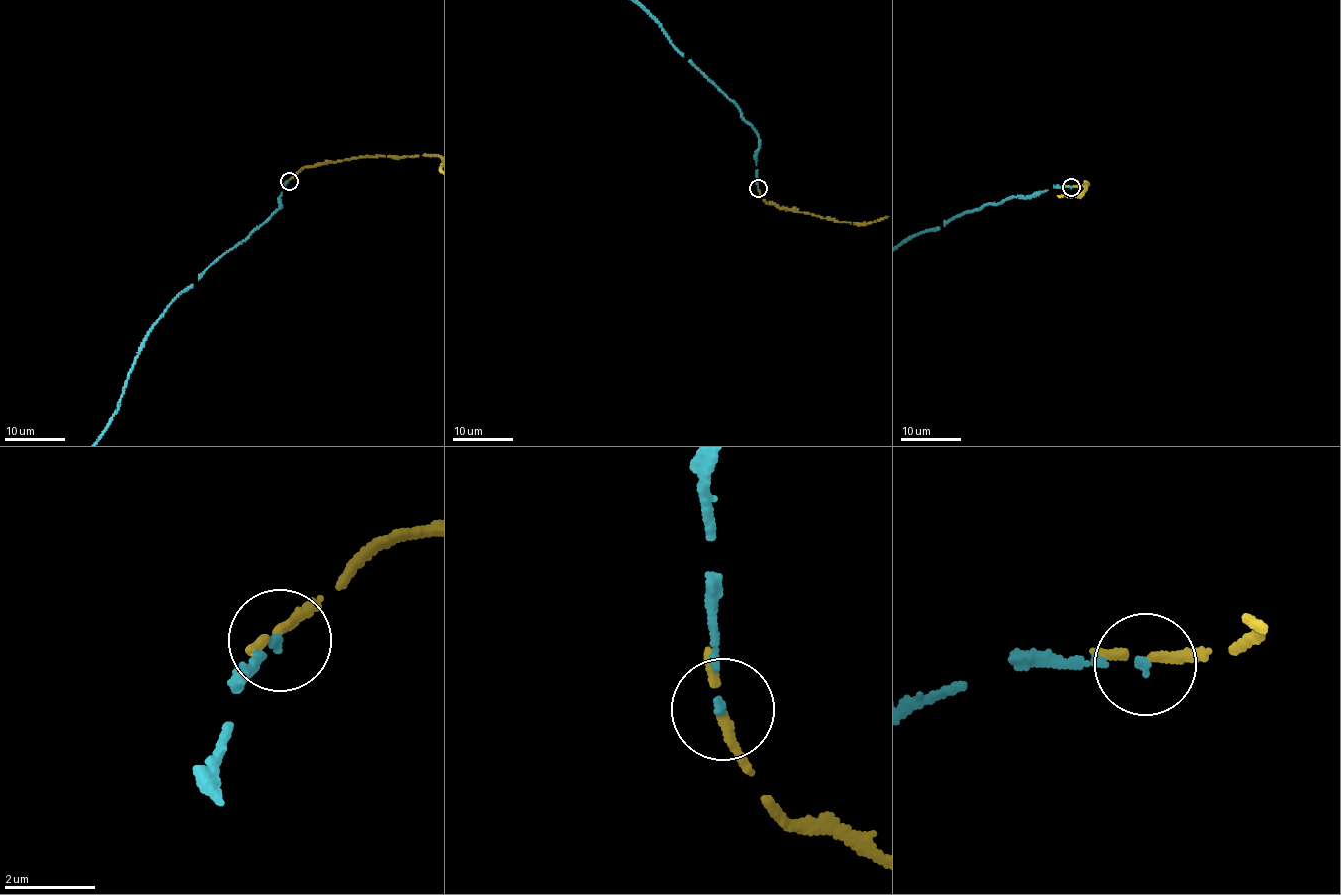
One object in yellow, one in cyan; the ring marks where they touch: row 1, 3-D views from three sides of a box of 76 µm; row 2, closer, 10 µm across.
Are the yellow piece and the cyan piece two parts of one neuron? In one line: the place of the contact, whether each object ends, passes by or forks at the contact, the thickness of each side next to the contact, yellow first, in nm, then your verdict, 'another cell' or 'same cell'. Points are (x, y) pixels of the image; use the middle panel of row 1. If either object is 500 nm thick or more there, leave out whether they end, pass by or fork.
at (758, 188); yellow passes by; cyan ends there; 170 nm thick on the yellow side, 110 nm on the other; another cell

